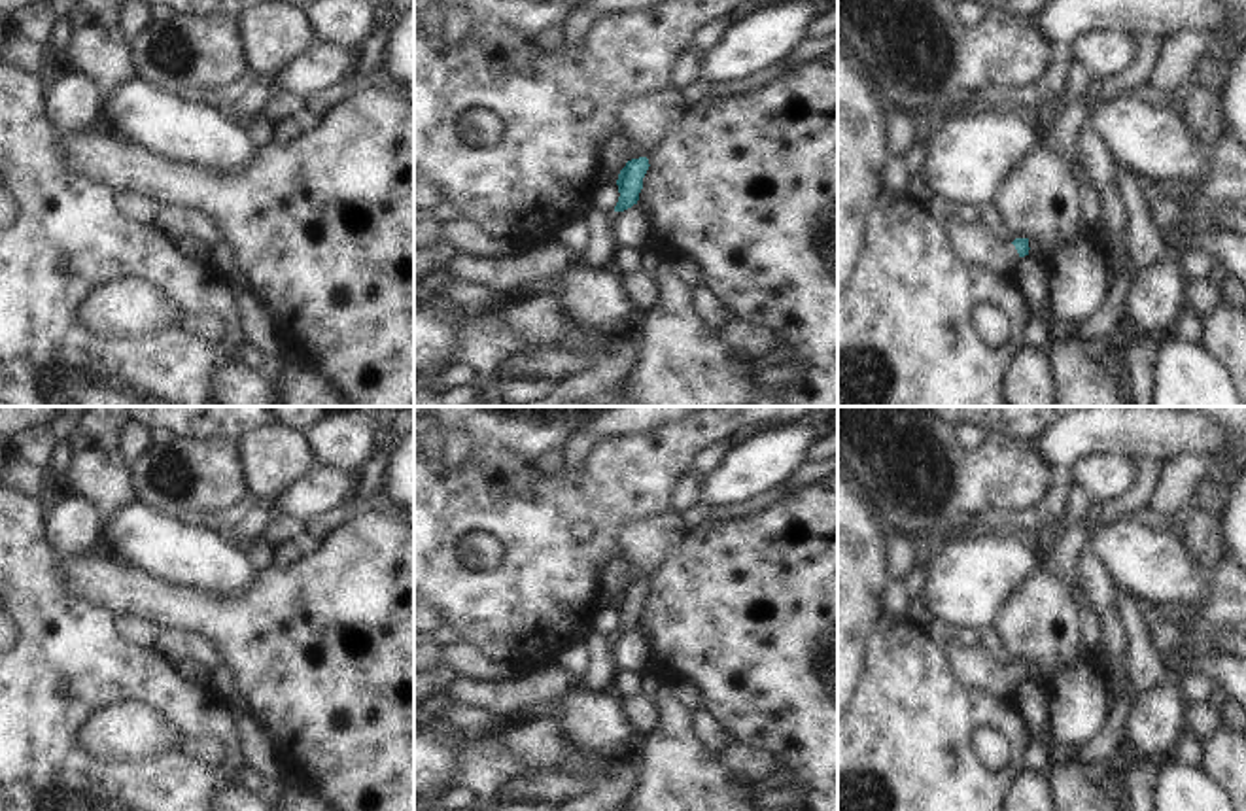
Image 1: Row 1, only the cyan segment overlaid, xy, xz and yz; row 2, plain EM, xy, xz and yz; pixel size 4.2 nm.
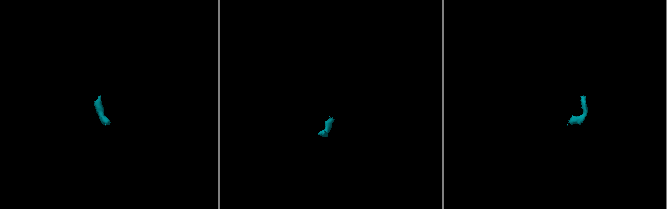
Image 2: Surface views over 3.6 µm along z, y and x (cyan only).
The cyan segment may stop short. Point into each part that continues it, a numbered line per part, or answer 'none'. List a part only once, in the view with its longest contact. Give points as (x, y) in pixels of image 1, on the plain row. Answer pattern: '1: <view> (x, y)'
1: yz (978, 670)

